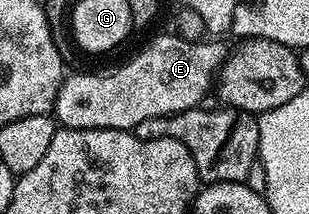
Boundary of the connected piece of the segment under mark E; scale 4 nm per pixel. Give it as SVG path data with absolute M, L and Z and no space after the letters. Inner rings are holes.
M174 32L159 34L136 58L104 74L71 74L64 77L55 97L54 117L63 128L133 128L141 120L153 120L196 109L212 93L217 75L224 68L229 49L223 40L190 42Z

